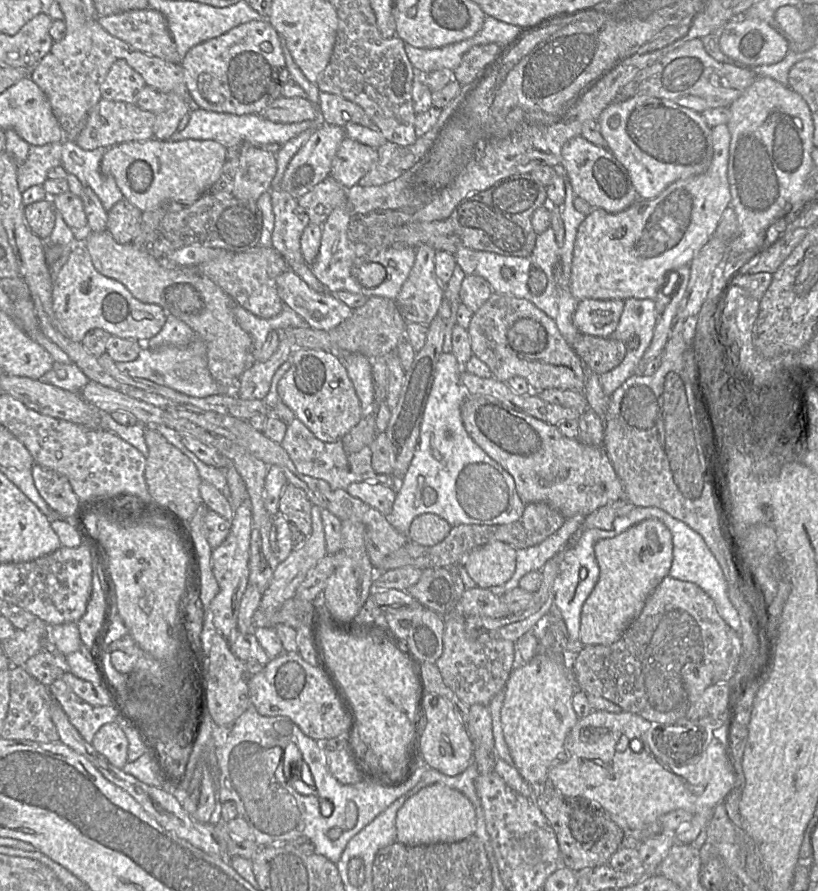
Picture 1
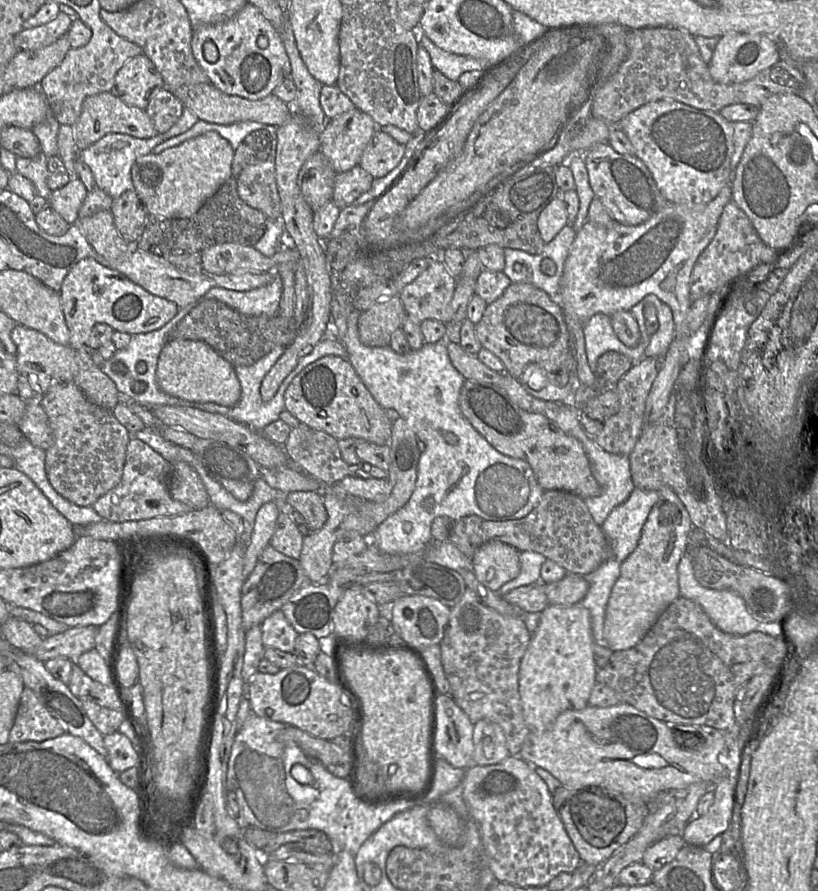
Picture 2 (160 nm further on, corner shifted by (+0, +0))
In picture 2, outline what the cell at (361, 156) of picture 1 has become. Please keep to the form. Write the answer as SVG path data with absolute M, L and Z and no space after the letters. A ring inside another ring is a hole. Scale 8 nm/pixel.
M378 129L366 145L358 165L373 178L381 178L400 163L404 152L404 144Z

